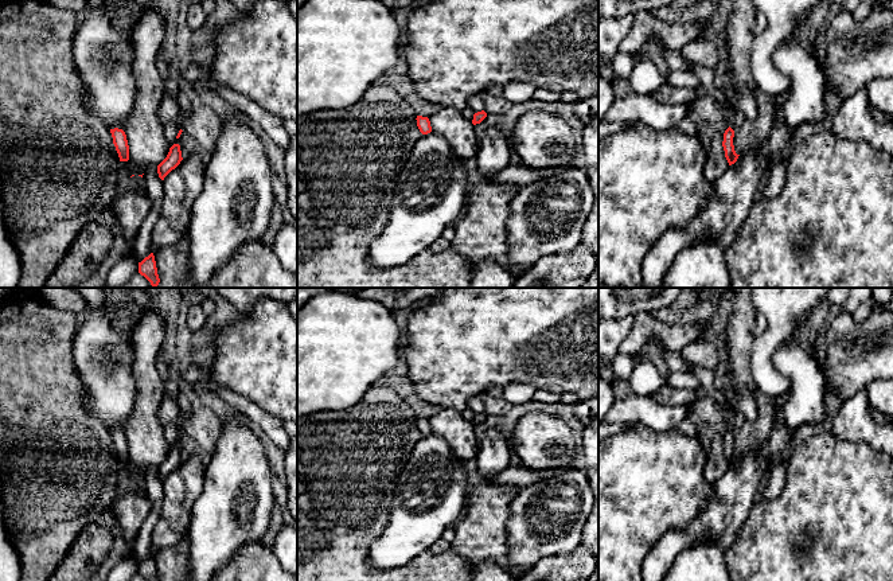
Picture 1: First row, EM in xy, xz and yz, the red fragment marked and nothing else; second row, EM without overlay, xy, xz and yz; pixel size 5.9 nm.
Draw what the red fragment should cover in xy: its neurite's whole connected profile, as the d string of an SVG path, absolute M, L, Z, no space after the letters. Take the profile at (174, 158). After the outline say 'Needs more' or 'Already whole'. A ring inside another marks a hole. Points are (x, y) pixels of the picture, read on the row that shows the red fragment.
M173 144L169 148L169 152L167 157L157 165L157 173L161 180L172 171L175 169L180 161L183 160L182 157L182 151L179 144Z. Already whole

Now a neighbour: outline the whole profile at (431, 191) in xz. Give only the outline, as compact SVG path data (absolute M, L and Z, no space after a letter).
M438 133L422 134L414 144L393 192L390 217L370 243L368 262L377 269L402 266L430 247L460 218L468 192L464 160Z

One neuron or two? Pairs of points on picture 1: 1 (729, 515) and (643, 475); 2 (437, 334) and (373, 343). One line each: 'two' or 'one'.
1: two
2: two

